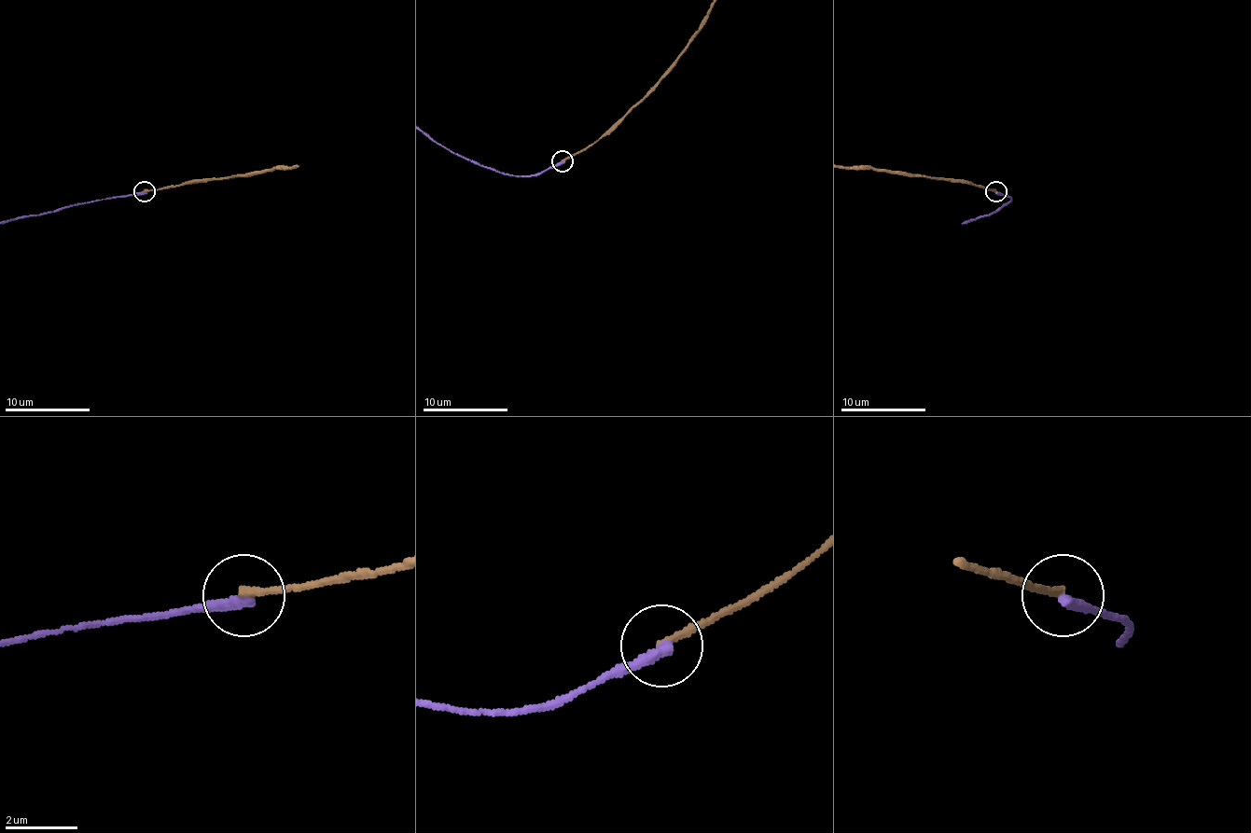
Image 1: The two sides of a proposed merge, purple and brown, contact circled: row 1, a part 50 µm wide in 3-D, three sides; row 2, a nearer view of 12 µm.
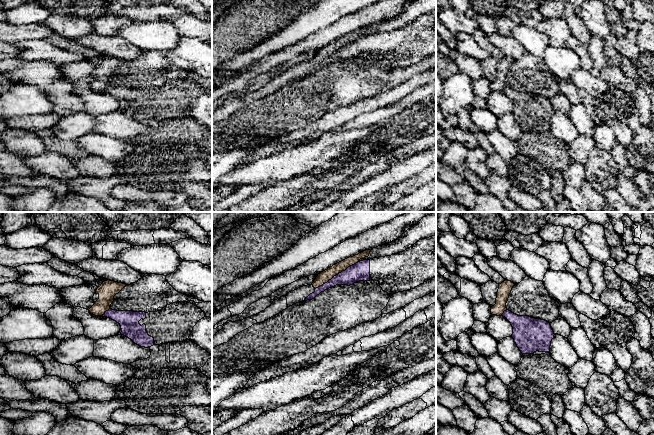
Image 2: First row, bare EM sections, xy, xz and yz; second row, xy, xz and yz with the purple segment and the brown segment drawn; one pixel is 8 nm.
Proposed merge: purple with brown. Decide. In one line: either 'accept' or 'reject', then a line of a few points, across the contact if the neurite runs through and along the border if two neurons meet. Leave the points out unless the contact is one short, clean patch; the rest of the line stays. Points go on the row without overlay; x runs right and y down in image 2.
reject; line xz (358, 38), (348, 42), (315, 65)

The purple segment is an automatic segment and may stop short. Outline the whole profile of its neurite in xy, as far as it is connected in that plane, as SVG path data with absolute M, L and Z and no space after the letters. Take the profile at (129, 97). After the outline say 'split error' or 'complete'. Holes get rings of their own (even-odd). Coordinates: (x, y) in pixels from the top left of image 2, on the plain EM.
M188 78L167 81L157 88L117 87L109 85L103 93L120 100L124 111L141 123L187 117L193 103L206 90Z; split error

